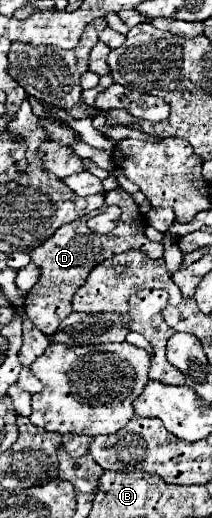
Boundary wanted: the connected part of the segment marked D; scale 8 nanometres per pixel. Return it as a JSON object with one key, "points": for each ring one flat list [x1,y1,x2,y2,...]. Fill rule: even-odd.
{"points":[[121,187,115,191,109,191,105,197,105,205,127,205,127,211,123,213,119,225,111,233,107,235,93,233,85,223,87,217,81,217,81,219,67,223,65,227,59,227,51,239,47,239,43,245,31,251,31,261,37,263,37,267,41,269,41,275,35,287,25,295,27,299,25,313,27,313,27,319,31,319,31,323,39,327,45,335,55,333,61,321,71,313,73,293,85,283,85,277,97,263,117,253,123,253,127,249,141,249,151,259,163,257,163,243,151,243,145,237,145,221,139,213,139,205,133,201,129,193,125,193]]}

